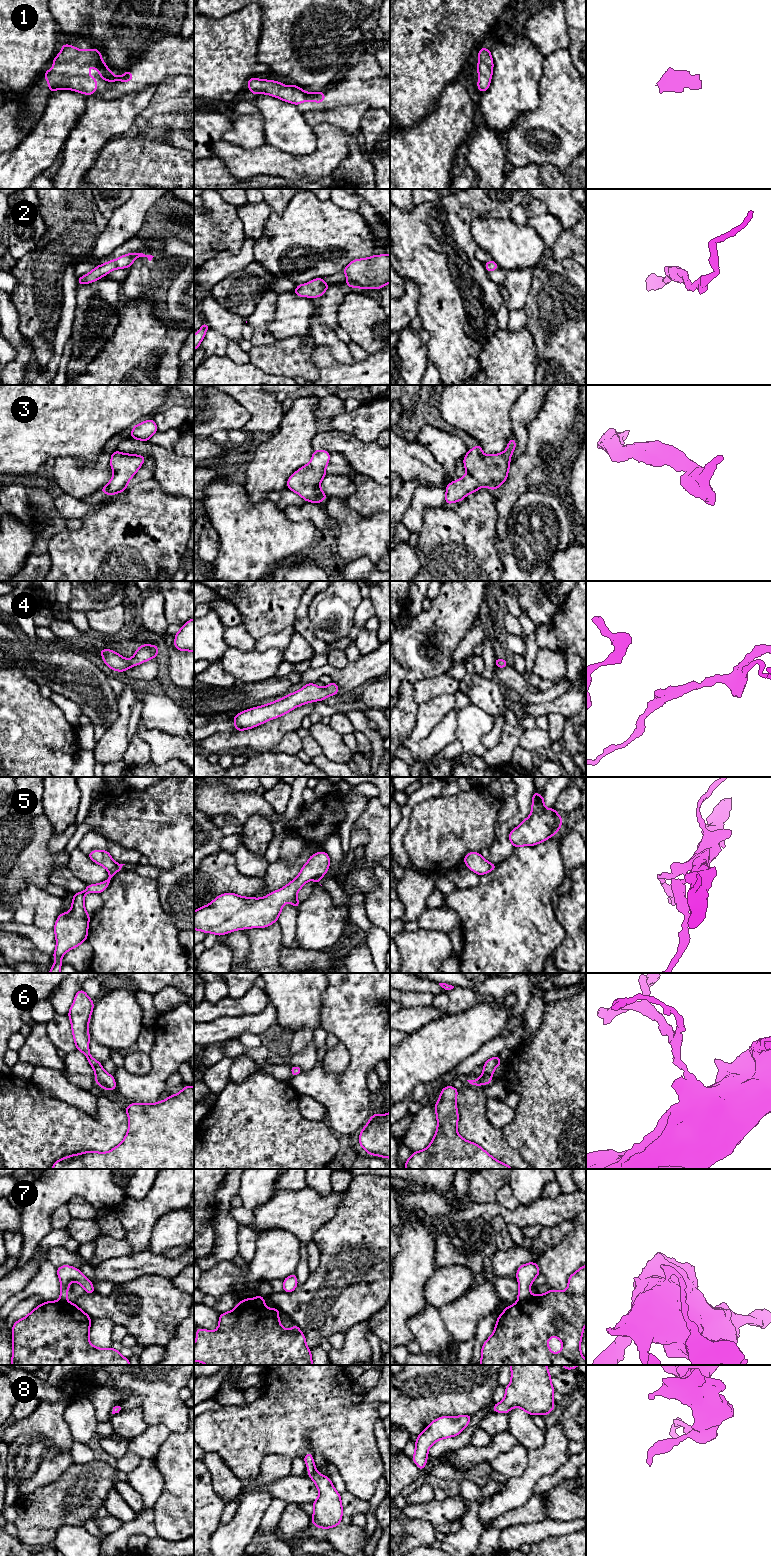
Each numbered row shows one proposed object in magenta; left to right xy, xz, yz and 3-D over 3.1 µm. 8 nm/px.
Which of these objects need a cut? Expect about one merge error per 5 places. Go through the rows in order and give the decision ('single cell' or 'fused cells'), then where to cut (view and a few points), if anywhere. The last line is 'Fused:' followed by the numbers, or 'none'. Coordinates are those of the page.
1: single cell; cut none
2: single cell; cut none
3: single cell; cut none
4: single cell; cut none
5: fused cells; cut xy (119, 864), (109, 871)
6: single cell; cut none
7: fused cells; cut yz (531, 1296), (518, 1300)
8: single cell; cut none
Fused: 5, 7

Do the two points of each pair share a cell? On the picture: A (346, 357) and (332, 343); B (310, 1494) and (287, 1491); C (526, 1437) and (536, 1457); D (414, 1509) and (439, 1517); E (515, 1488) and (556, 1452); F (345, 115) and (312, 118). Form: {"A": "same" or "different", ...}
{"A": "same", "B": "same", "C": "different", "D": "same", "E": "same", "F": "same"}

